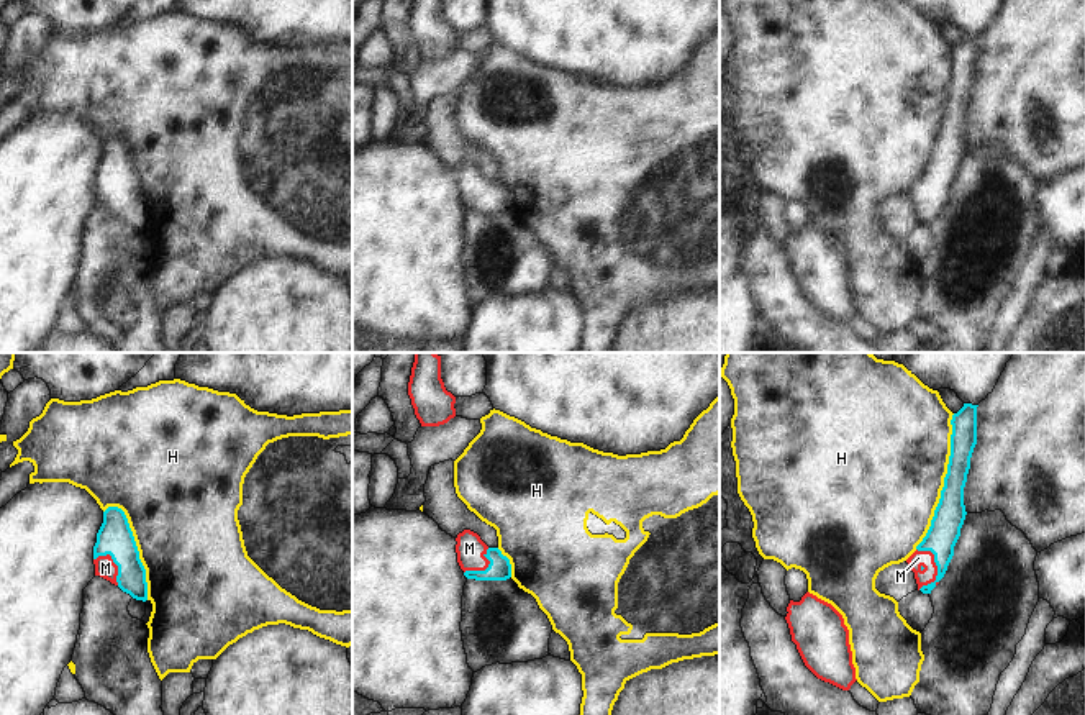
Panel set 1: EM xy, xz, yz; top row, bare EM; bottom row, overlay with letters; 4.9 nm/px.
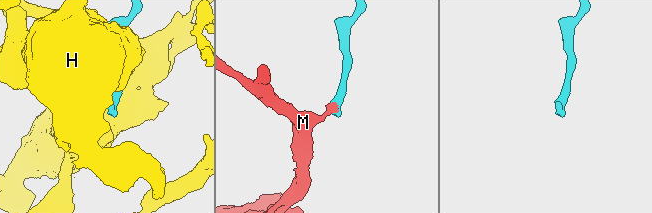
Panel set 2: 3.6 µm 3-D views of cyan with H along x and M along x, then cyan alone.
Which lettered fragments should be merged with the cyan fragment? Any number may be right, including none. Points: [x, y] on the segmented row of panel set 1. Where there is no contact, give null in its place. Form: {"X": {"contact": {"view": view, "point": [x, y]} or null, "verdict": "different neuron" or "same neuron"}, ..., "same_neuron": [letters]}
{"H": {"contact": {"view": "yz", "point": [944, 481]}, "verdict": "different neuron"}, "M": {"contact": {"view": "yz", "point": [936, 564]}, "verdict": "same neuron"}, "same_neuron": ["M"]}

